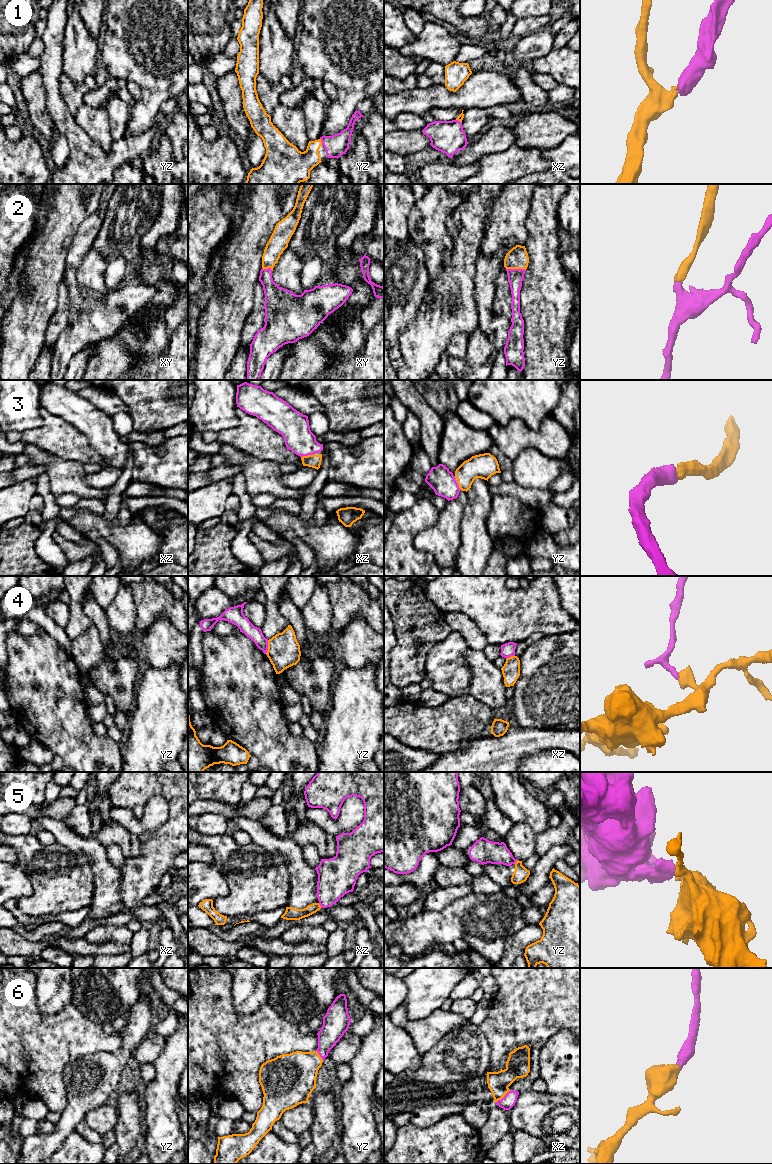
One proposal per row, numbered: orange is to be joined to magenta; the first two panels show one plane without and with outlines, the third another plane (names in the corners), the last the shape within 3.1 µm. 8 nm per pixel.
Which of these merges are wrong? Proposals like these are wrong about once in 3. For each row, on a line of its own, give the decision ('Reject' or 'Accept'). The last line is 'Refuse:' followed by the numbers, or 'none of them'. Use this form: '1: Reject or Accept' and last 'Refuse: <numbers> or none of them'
1: Accept
2: Accept
3: Accept
4: Reject
5: Reject
6: Accept
Refuse: 4, 5

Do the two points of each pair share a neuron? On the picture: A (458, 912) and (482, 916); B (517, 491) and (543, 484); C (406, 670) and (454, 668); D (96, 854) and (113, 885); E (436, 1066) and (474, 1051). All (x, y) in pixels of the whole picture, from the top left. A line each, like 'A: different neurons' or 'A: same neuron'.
A: same neuron
B: different neurons
C: different neurons
D: same neuron
E: same neuron

